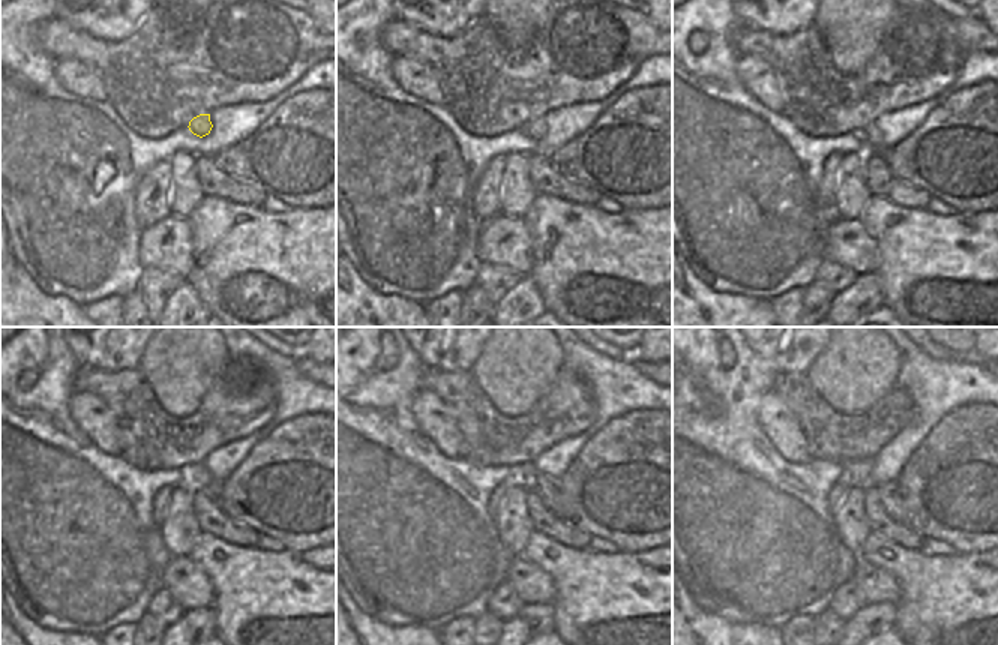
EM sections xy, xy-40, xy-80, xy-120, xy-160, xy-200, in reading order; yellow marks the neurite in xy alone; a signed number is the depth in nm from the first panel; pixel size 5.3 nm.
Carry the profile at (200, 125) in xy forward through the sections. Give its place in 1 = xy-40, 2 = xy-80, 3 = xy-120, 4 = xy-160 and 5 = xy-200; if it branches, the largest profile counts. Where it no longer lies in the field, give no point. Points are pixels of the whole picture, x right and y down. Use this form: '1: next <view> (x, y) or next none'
1: next xy-40 (536, 128)
2: next xy-80 (871, 135)
3: next xy-120 (198, 474)
4: next xy-160 (548, 488)
5: next xy-200 (890, 498)

